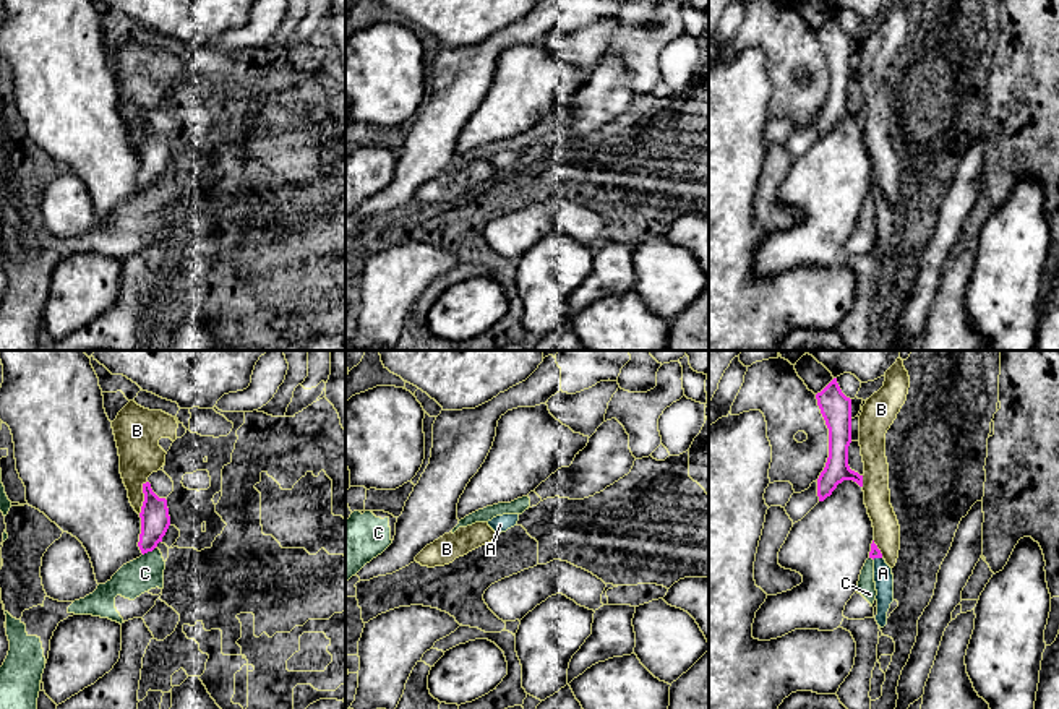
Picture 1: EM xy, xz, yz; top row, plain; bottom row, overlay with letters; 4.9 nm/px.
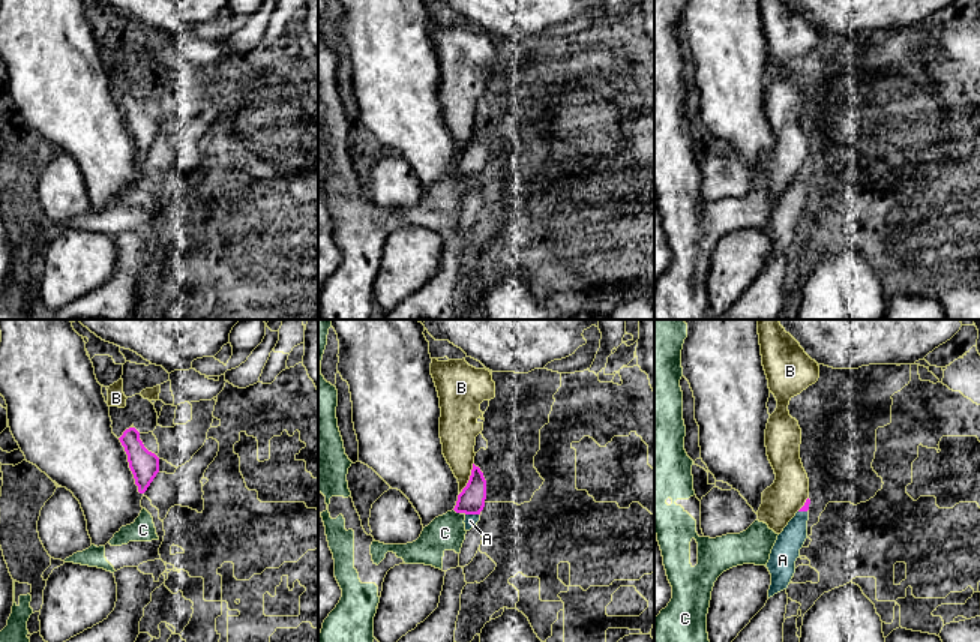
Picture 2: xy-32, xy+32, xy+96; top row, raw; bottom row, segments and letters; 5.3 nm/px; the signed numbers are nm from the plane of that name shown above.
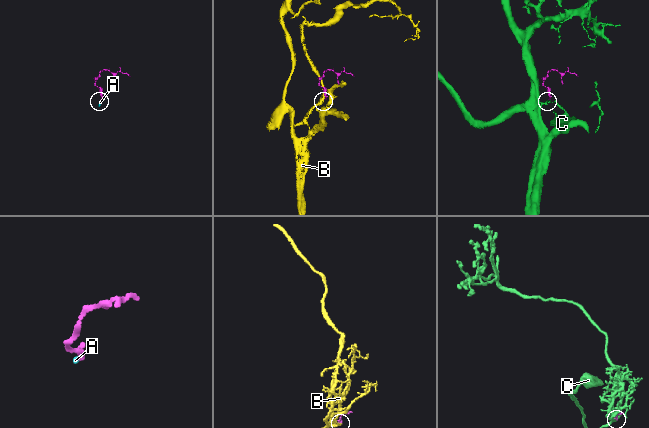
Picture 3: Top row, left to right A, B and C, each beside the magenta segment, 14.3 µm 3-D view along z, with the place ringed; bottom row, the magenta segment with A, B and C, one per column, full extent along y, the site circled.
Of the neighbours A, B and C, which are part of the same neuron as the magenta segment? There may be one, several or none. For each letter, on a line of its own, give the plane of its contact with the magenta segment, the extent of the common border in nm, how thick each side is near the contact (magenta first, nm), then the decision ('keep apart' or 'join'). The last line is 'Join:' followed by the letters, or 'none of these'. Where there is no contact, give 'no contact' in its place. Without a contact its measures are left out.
A: yz | 50 nm | 50/100 nm | join
B: xy | 170 nm | 140/200 nm | keep apart
C: xy | 80 nm | 140/170 nm | keep apart
Join: A

